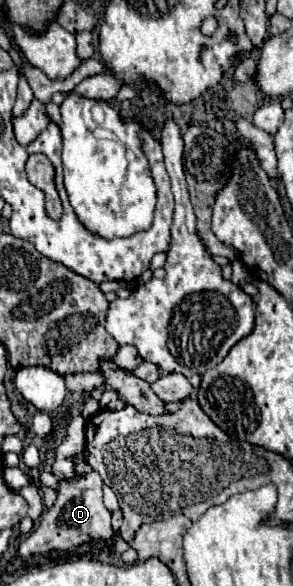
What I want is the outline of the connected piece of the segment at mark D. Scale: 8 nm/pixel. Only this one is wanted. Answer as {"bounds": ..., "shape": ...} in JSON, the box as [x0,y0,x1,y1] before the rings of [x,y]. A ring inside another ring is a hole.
{"bounds":[16,455,112,557],"shape":[[[76,455],[74,459],[74,473],[76,477],[70,479],[60,479],[58,483],[58,499],[44,513],[40,519],[40,525],[36,531],[32,531],[28,537],[22,537],[16,555],[18,557],[30,557],[30,555],[42,555],[50,551],[60,551],[60,549],[72,549],[82,543],[88,543],[92,539],[108,539],[112,537],[112,513],[106,511],[102,503],[102,477],[88,465],[88,461],[82,455]]]}

